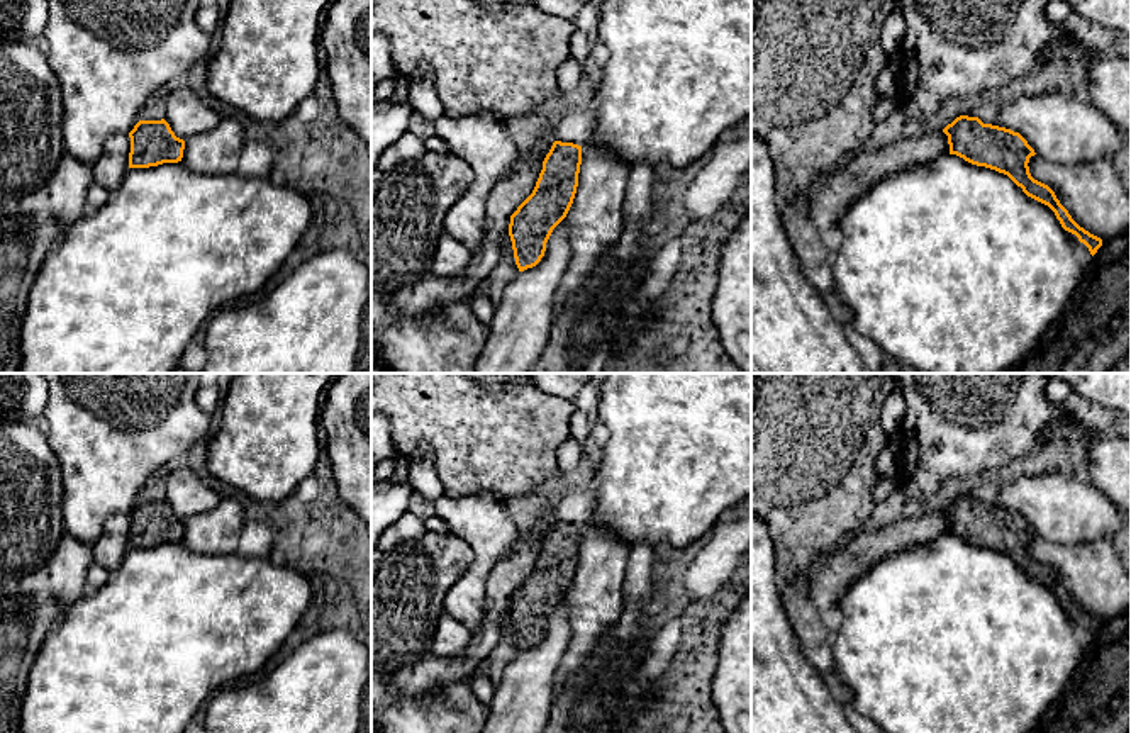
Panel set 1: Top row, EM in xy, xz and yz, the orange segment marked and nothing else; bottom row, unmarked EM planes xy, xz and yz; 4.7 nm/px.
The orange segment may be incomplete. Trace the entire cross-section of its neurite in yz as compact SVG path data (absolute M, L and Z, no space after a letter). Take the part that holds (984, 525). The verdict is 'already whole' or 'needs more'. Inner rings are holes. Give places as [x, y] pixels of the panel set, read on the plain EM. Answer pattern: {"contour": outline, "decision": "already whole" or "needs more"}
{"contour": "M968 495L956 497L943 512L948 516L950 534L1007 555L1028 577L1048 585L1061 607L1075 614L1092 636L1102 626L1100 618L1090 614L1072 599L1048 565L1031 557L1028 543L1036 533L1019 512L983 504L978 497Z", "decision": "already whole"}

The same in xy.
{"contour": "M164 499L139 501L129 512L129 518L129 548L178 543L183 538L185 521L175 516Z", "decision": "already whole"}

